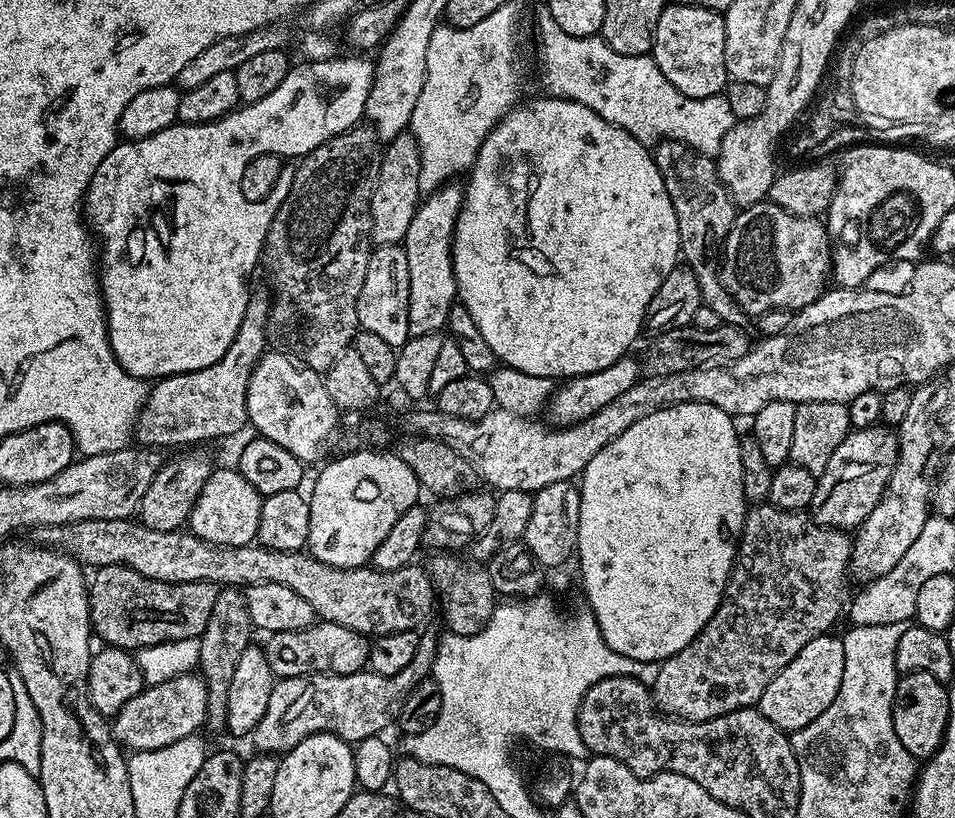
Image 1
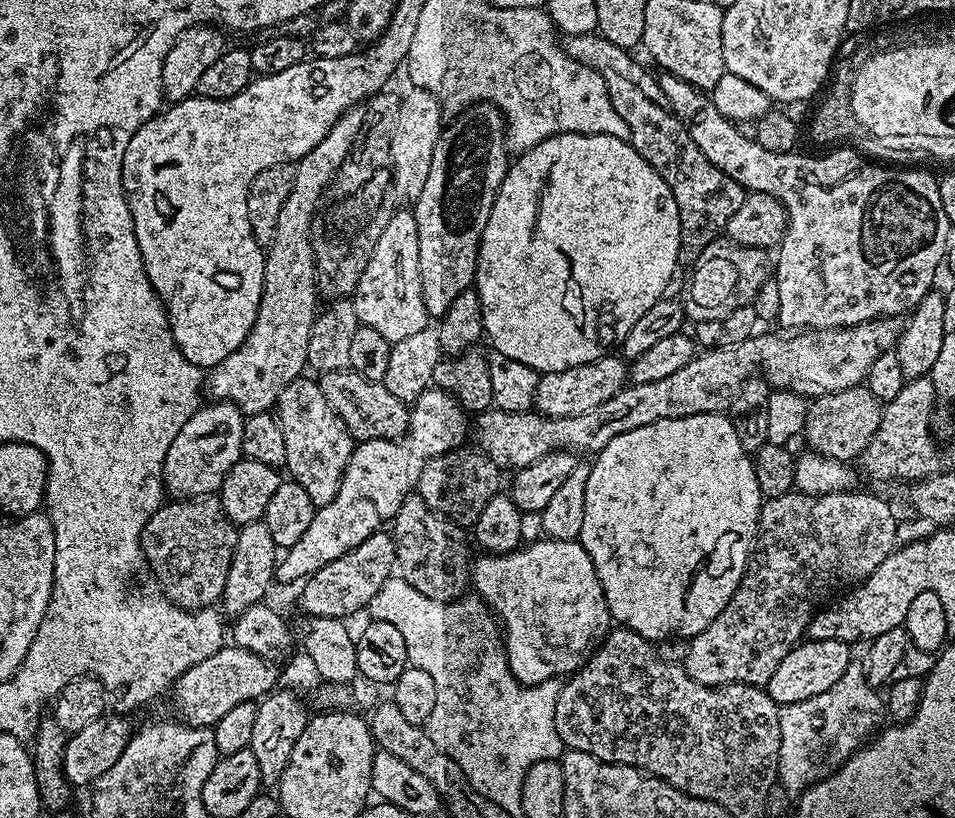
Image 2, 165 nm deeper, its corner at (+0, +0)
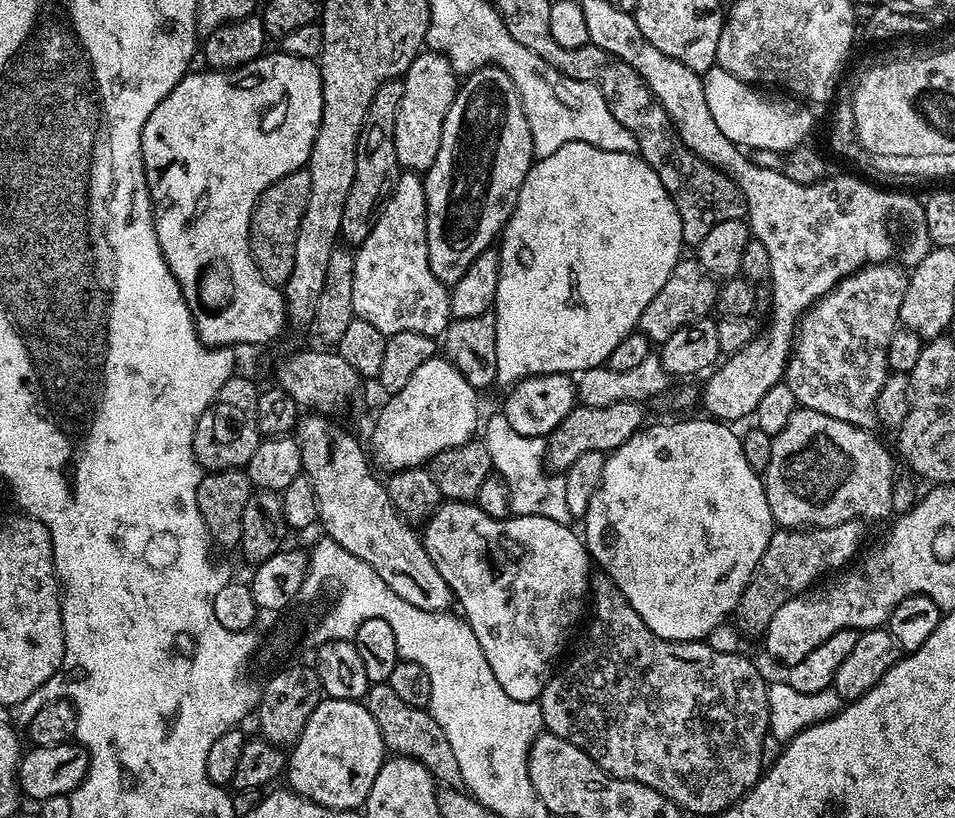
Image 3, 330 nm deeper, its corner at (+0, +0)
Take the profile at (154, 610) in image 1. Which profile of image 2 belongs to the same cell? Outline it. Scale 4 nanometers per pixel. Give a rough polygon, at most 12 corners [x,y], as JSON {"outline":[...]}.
{"outline":[[219,495],[165,503],[140,535],[173,604],[223,597],[237,525]]}

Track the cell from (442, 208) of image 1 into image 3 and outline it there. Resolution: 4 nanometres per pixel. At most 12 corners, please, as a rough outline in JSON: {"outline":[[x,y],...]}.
{"outline":[[506,70],[467,73],[423,173],[434,278],[493,247],[532,169]]}

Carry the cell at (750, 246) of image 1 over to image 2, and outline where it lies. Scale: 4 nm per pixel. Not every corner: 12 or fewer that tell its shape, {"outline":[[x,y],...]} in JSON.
{"outline":[[707,244],[682,296],[689,321],[723,322],[770,279],[763,248]]}

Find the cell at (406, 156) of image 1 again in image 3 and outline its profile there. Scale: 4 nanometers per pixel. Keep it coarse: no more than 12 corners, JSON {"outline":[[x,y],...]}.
{"outline":[[424,50],[402,79],[401,169],[423,174],[442,146],[458,74]]}

